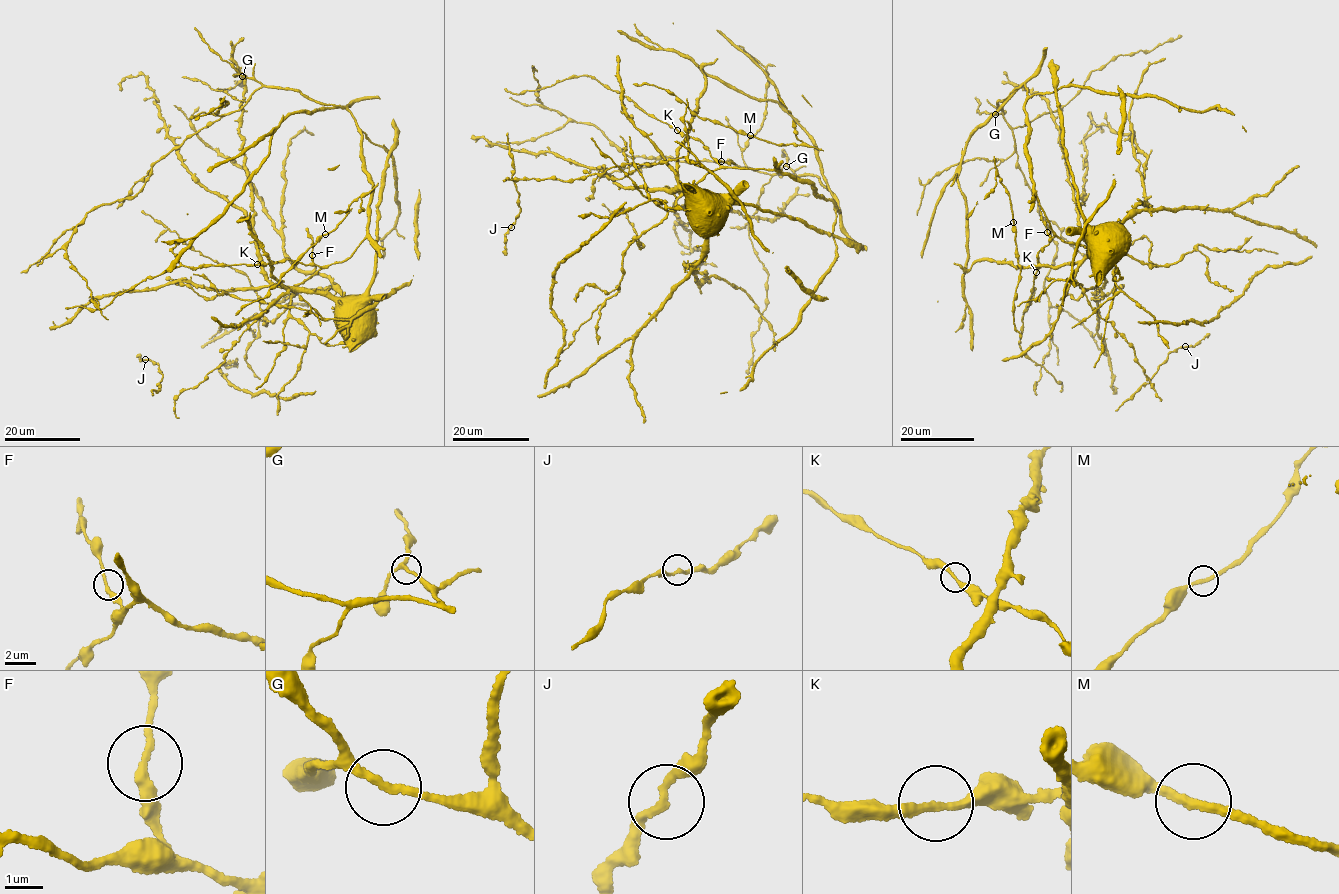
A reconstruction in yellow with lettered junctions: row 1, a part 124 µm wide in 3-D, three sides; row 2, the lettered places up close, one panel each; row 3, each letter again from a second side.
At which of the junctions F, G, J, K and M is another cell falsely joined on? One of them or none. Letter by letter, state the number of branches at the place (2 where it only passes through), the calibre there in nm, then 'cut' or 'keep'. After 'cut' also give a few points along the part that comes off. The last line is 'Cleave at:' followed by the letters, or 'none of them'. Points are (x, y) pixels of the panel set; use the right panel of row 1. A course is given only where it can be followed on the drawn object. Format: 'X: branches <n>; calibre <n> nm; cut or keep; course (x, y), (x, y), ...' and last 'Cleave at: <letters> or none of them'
F: branches 2; calibre 240 nm; keep
G: branches 2; calibre 220 nm; keep
J: branches 2; calibre 200 nm; keep
K: branches 2; calibre 220 nm; keep
M: branches 2; calibre 240 nm; keep
Cleave at: none of them

